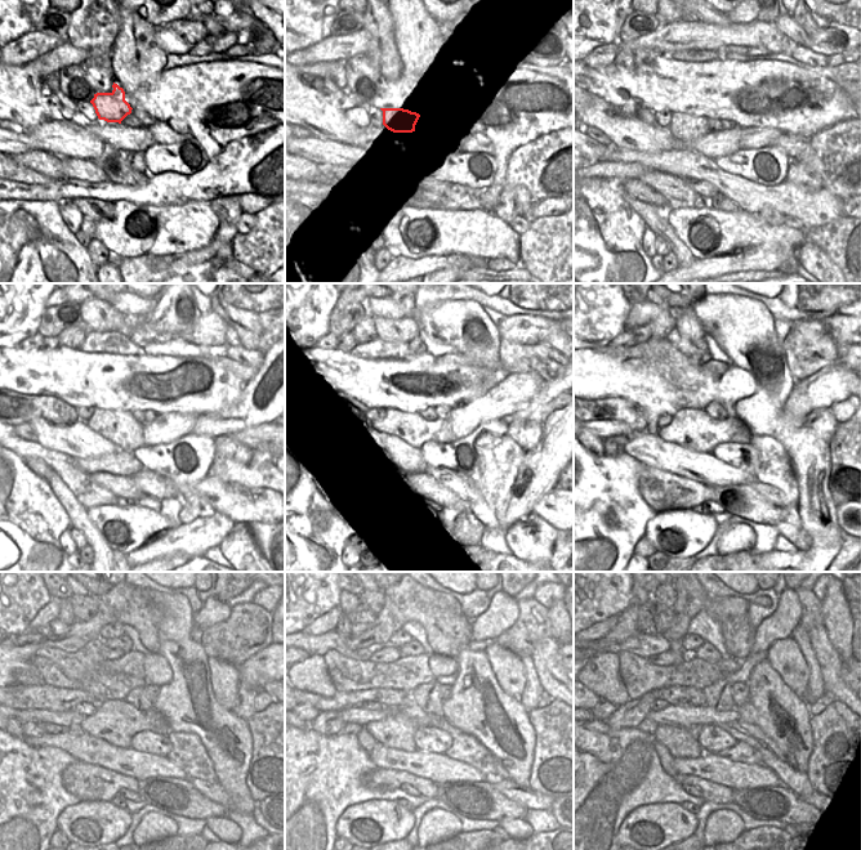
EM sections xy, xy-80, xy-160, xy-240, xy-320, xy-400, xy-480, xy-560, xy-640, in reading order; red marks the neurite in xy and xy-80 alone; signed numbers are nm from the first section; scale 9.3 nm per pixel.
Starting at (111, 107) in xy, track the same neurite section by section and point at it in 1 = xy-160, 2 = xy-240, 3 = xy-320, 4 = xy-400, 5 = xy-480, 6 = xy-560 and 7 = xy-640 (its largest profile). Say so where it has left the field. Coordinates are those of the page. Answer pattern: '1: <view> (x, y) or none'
1: xy-160 (683, 128)
2: xy-240 (119, 426)
3: xy-320 (411, 429)
4: xy-400 (691, 428)
5: xy-480 (116, 721)
6: xy-560 (397, 730)
7: xy-640 (677, 739)

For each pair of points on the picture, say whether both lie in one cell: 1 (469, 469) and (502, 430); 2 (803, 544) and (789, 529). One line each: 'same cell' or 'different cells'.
1: same cell
2: same cell

